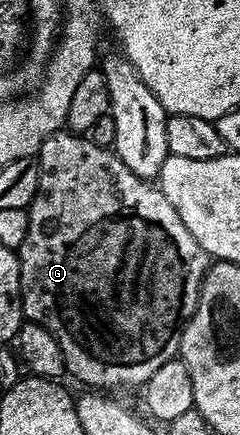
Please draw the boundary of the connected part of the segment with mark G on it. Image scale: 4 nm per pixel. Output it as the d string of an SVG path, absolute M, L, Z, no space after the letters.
M55 132L41 142L39 151L39 188L35 200L30 204L29 223L27 224L27 240L23 240L21 255L21 303L28 321L39 324L59 340L59 348L63 352L66 371L74 374L89 388L105 388L101 386L137 386L145 383L163 368L163 364L174 361L181 349L181 331L185 329L189 317L197 310L197 297L201 291L201 280L207 269L207 255L199 248L195 236L187 232L187 224L179 220L179 212L171 208L171 200L163 196L163 192L152 181L135 176L123 160L112 149L95 144L92 137L72 132Z

